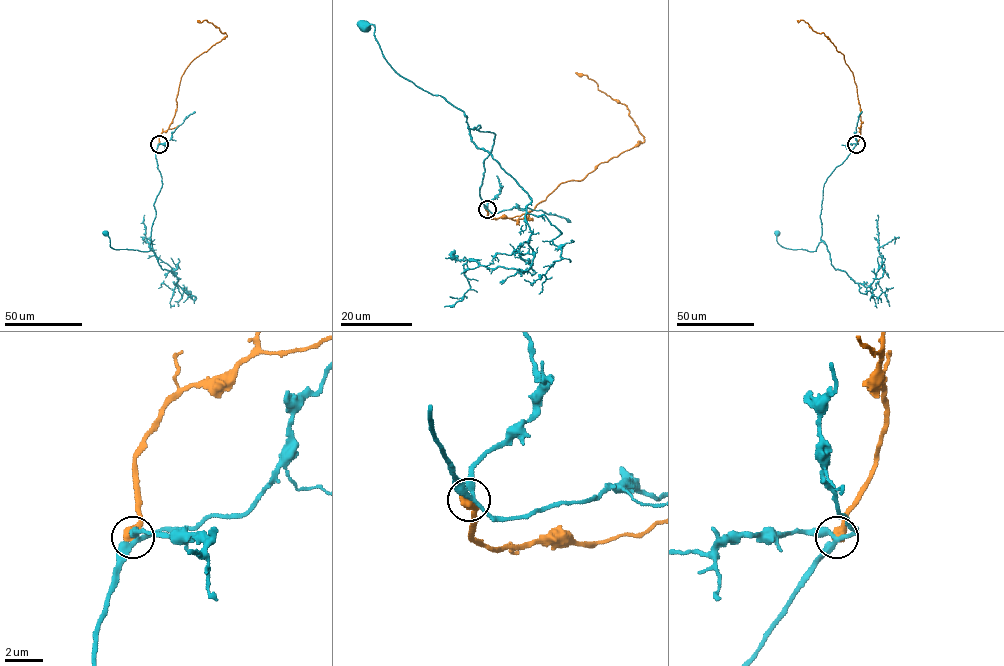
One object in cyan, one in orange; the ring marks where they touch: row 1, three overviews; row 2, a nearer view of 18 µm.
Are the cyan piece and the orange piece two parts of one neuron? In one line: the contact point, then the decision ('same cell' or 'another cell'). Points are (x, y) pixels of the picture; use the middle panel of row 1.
place (487, 209); another cell

